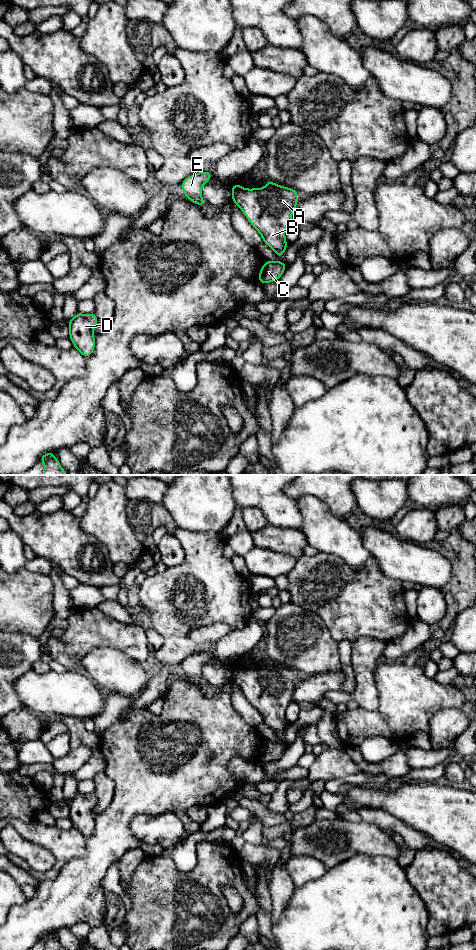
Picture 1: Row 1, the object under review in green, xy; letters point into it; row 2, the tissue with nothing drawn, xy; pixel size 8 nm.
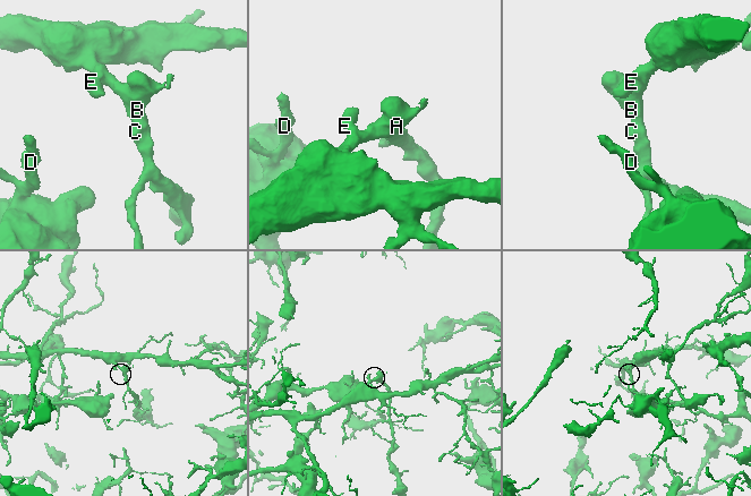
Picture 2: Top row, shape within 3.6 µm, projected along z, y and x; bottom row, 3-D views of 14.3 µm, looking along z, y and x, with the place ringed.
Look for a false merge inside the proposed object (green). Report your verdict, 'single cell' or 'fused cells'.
single cell

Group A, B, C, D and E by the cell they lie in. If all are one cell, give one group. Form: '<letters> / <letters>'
A B C D E

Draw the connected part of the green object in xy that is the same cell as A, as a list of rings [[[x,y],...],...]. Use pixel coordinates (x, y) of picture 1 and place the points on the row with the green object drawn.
[[[269,180],[262,188],[243,188],[238,183],[231,190],[231,201],[262,236],[263,243],[281,257],[288,246],[285,232],[299,202],[298,191]]]

